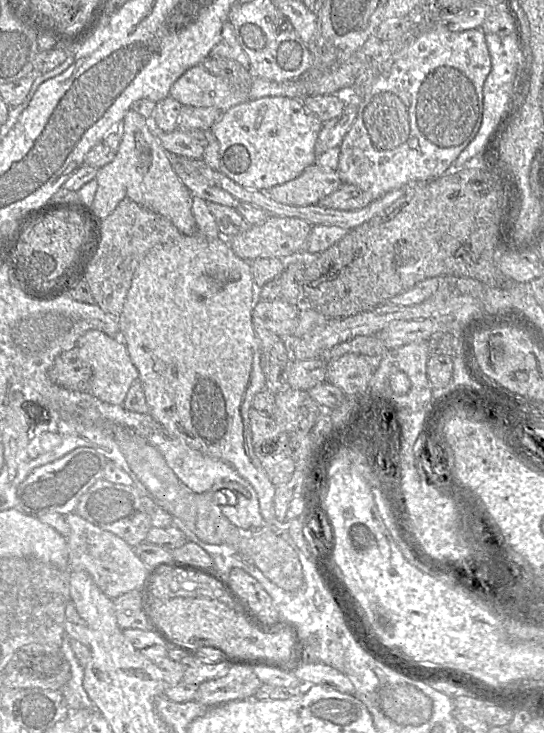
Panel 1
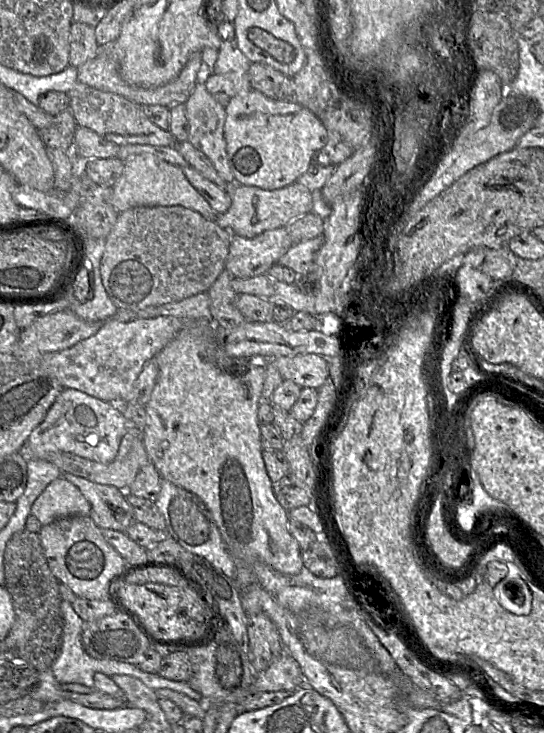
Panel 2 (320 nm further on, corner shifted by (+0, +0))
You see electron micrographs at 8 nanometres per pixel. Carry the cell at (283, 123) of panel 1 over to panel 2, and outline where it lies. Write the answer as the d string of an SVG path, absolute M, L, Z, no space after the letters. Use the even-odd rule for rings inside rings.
M258 90L239 94L225 107L224 137L235 182L276 190L298 180L328 141L328 129L297 101L274 100Z

